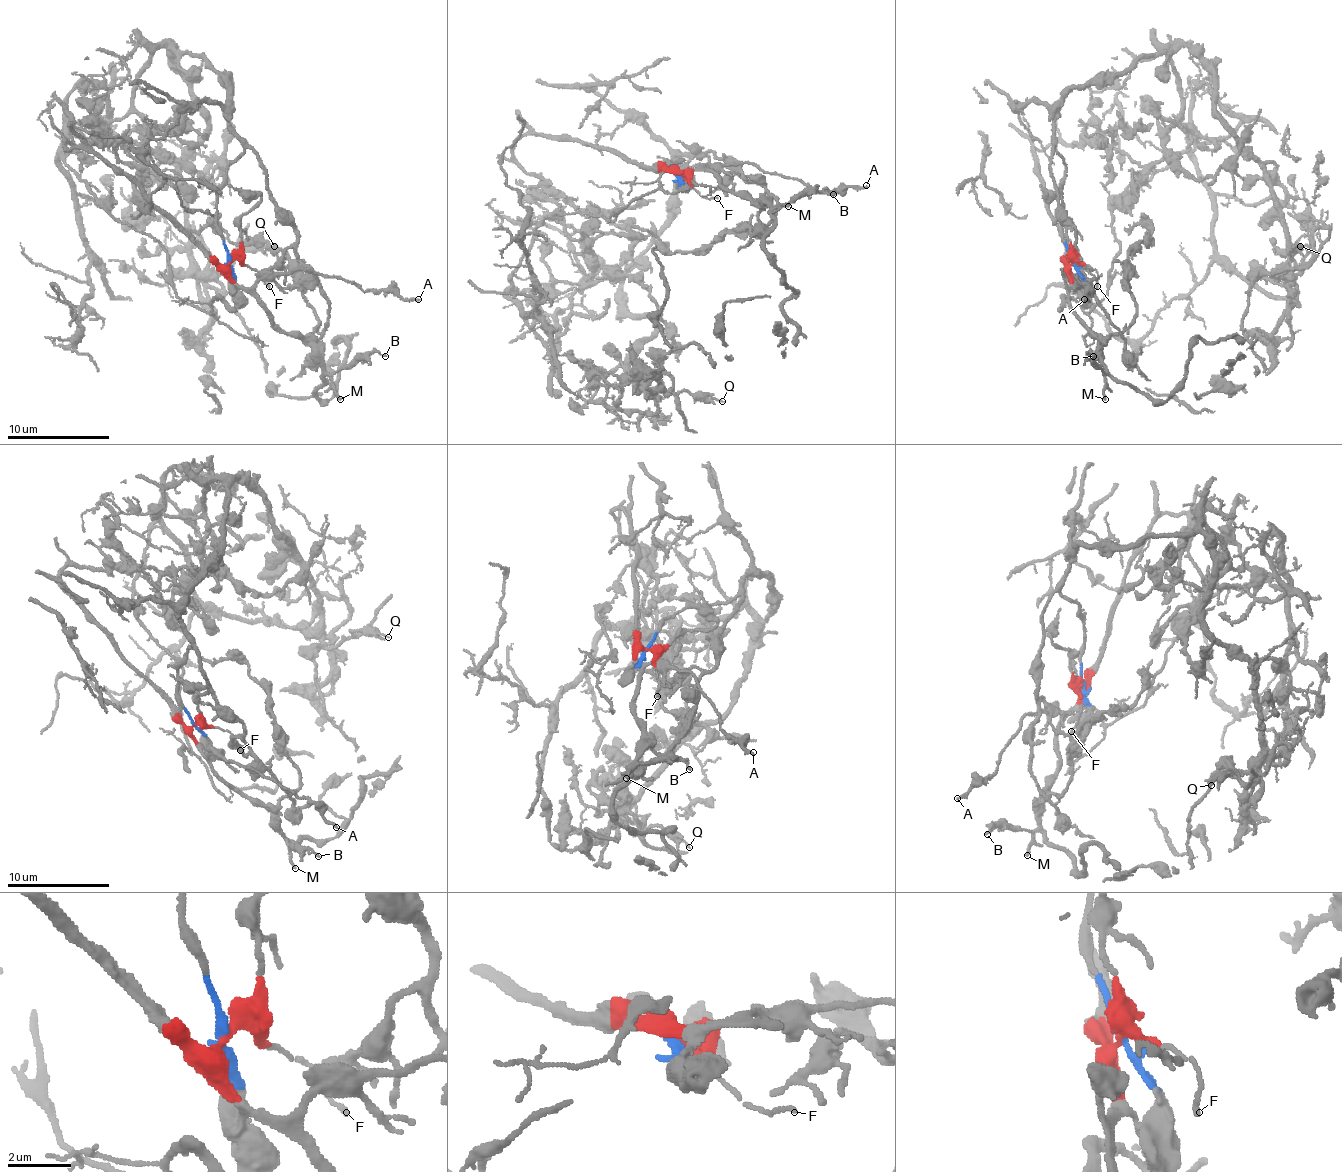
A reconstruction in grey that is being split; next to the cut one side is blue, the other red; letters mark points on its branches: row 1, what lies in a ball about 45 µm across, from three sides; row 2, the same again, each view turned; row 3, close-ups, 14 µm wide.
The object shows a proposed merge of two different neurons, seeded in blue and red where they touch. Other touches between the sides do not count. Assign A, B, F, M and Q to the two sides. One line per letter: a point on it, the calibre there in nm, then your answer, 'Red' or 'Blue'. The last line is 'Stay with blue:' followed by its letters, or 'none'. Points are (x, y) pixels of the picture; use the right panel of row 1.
A: Place: (1084, 299). Thickness 200 nm. Red
B: Place: (1093, 356). Thickness 150 nm. Red
F: Place: (1097, 286). Thickness 130 nm. Red
M: Place: (1105, 399). Thickness 200 nm. Red
Q: Place: (1300, 246). Thickness 120 nm. Blue
Stay with blue: Q

